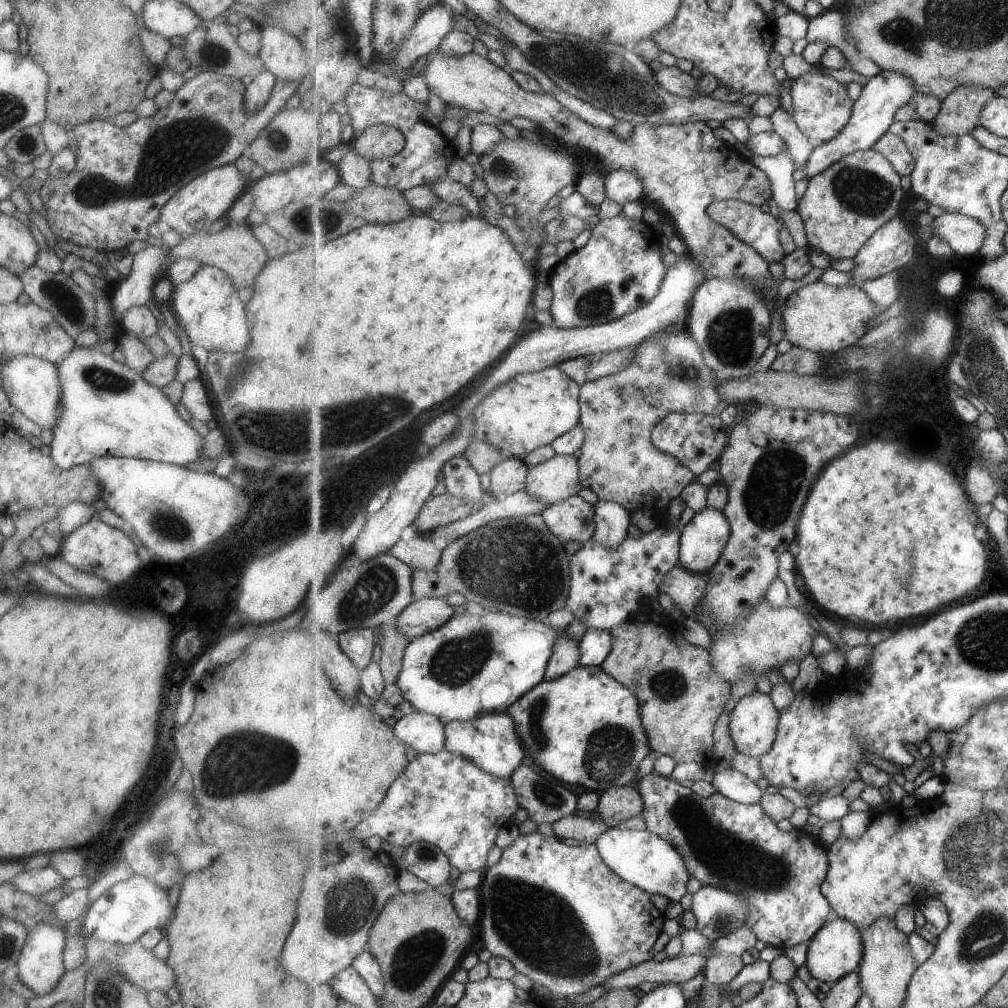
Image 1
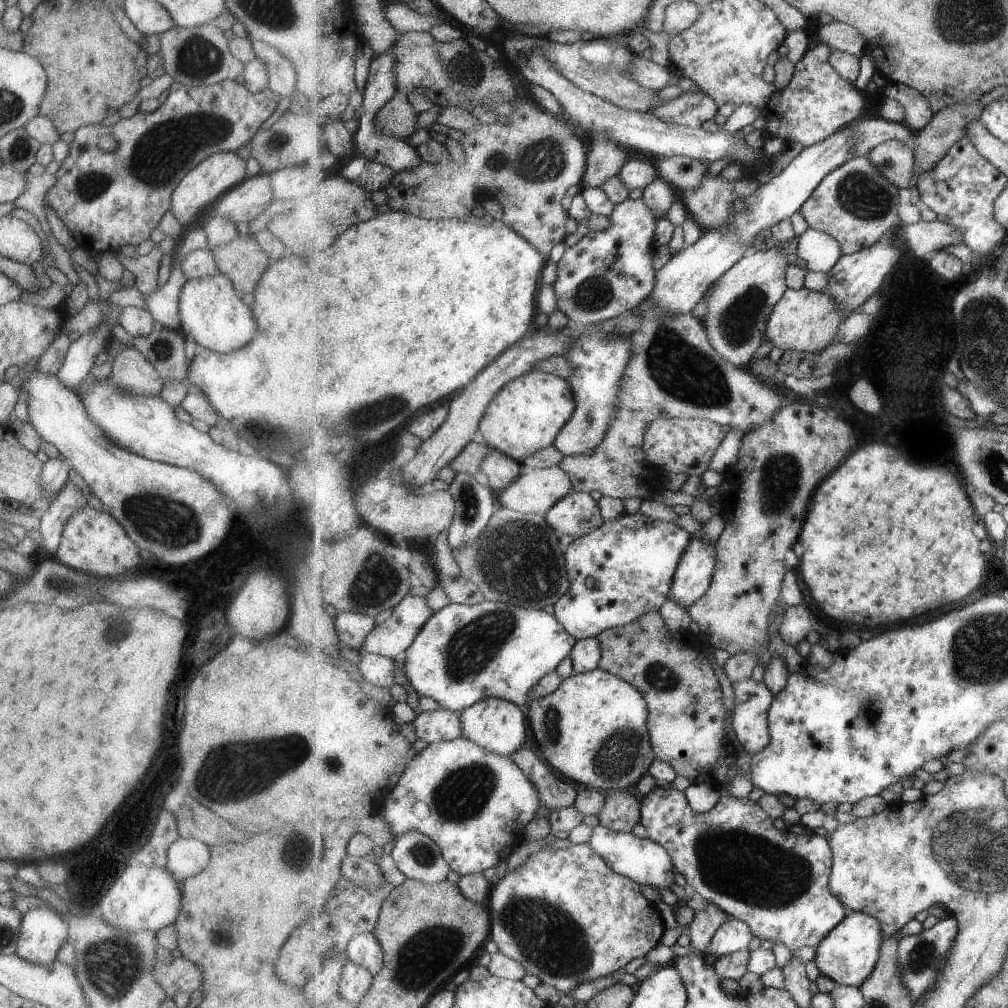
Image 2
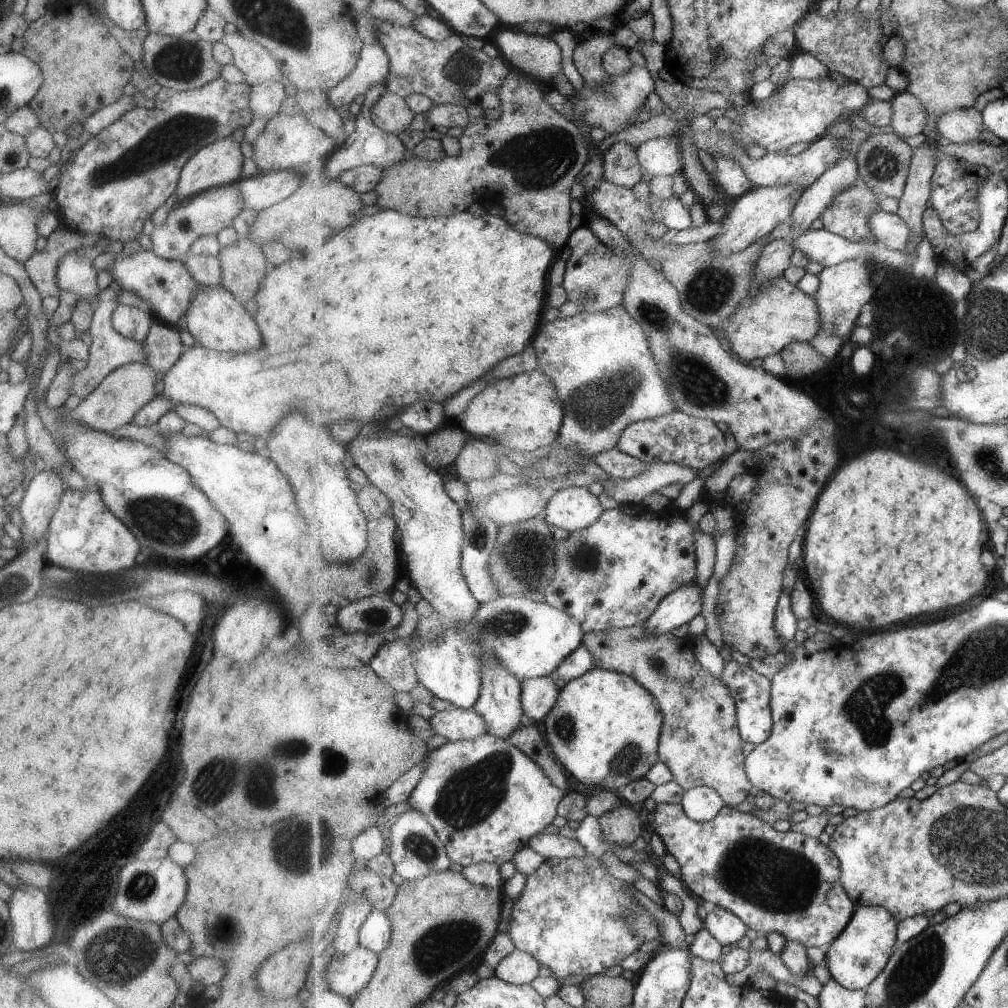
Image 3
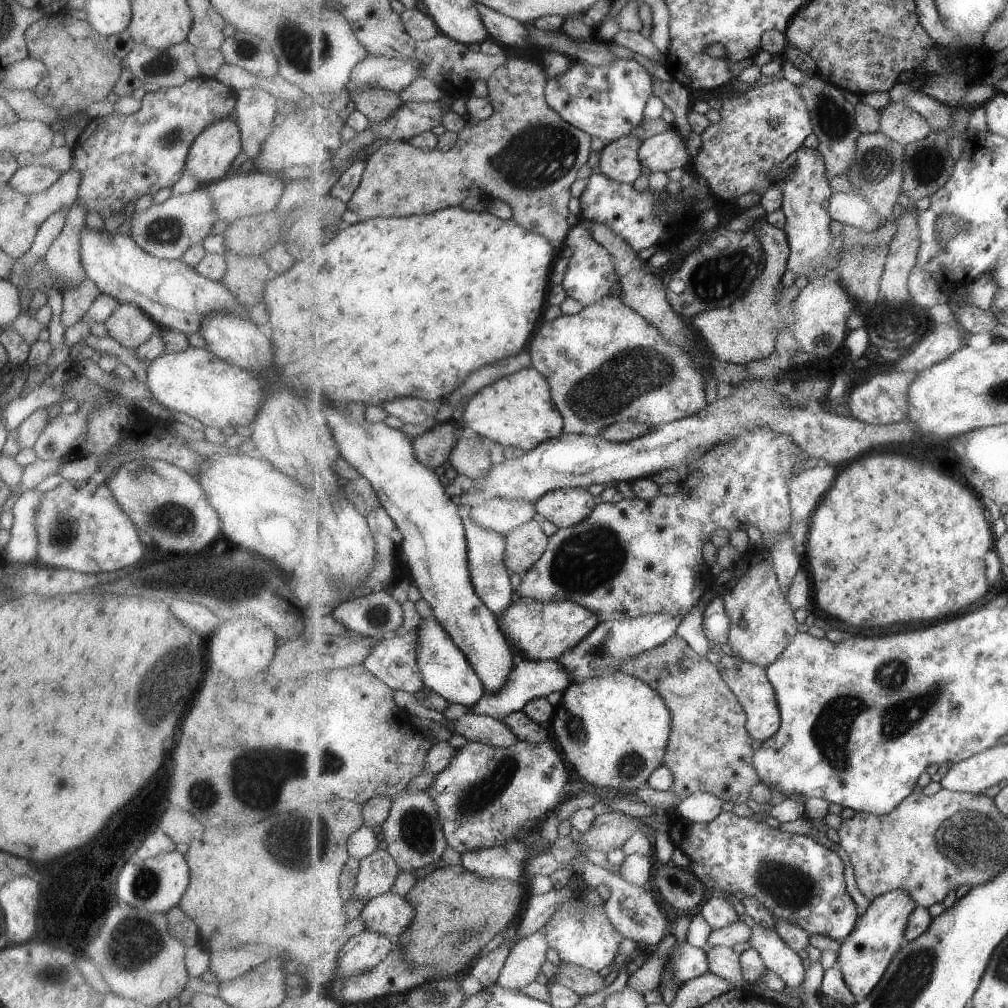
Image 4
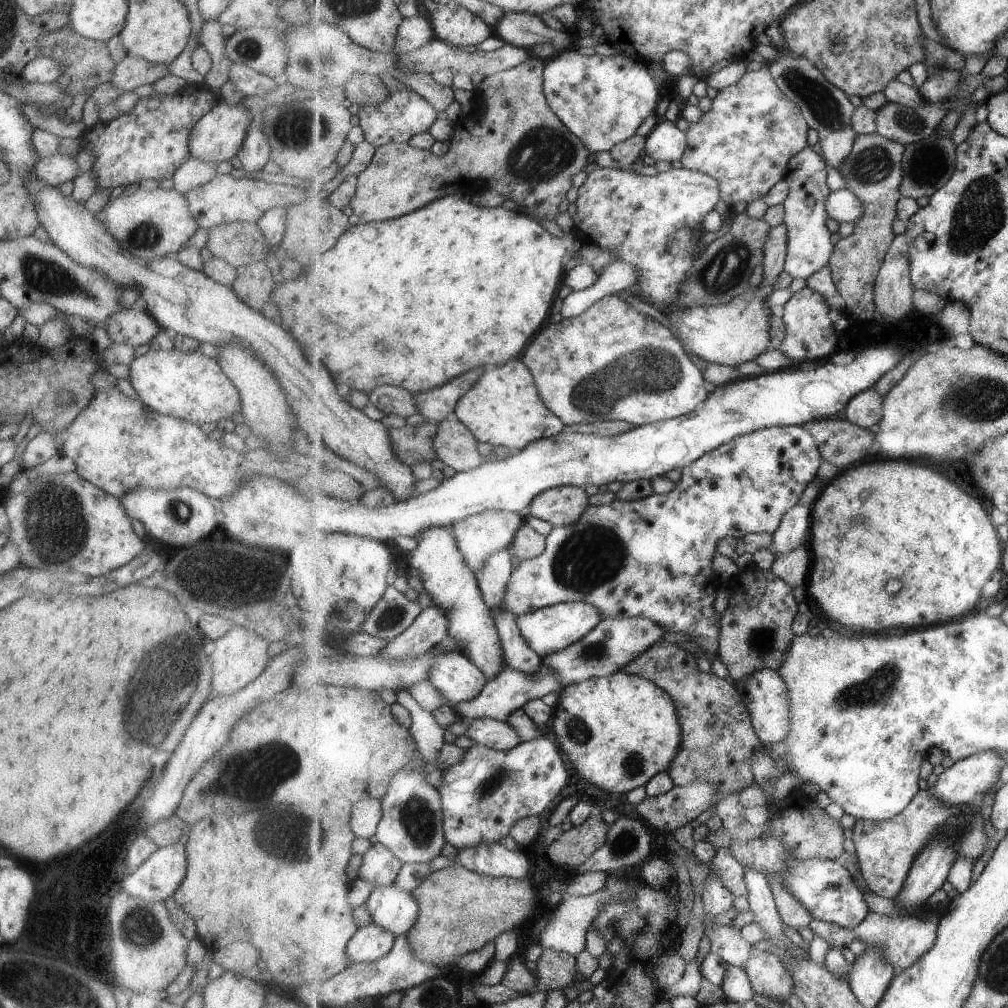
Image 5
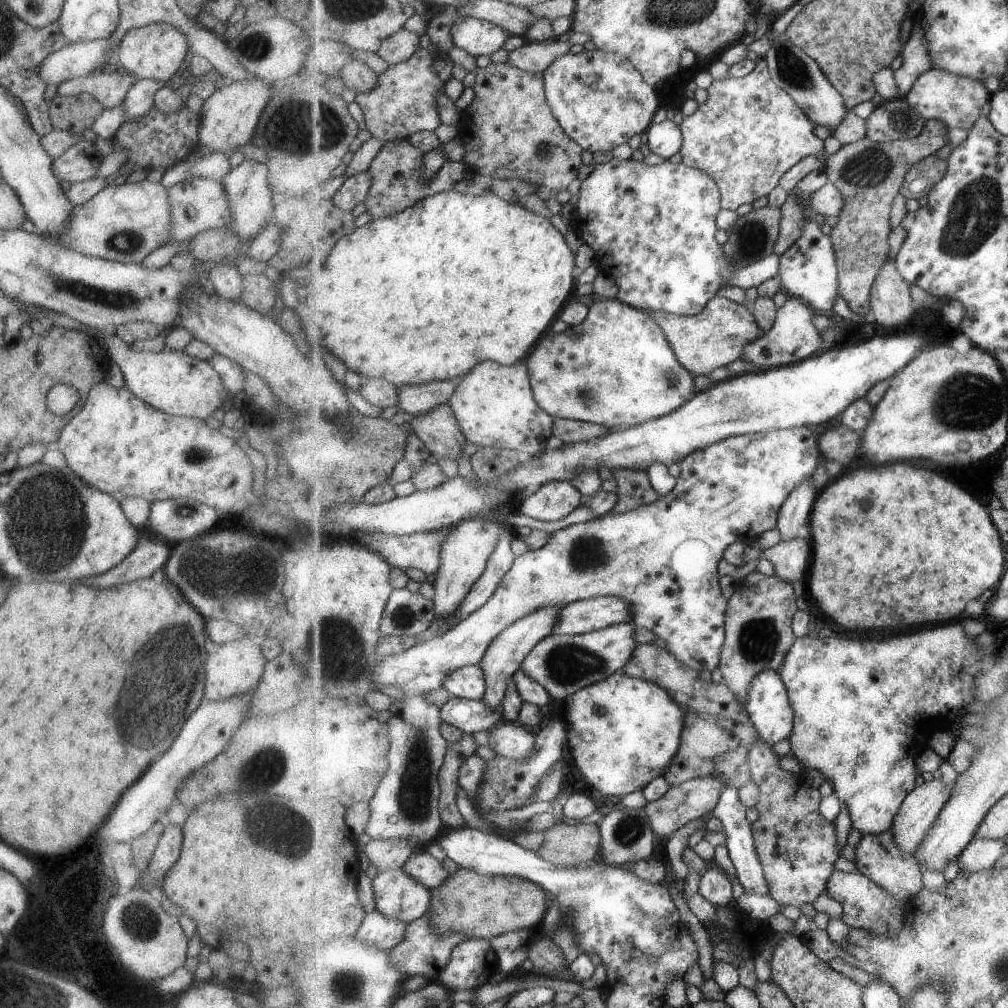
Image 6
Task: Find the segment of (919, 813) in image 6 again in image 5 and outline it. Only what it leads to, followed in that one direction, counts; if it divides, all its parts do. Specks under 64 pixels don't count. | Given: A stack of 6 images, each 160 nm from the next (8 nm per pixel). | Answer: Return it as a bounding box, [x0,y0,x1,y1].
[928,751,1004,806]

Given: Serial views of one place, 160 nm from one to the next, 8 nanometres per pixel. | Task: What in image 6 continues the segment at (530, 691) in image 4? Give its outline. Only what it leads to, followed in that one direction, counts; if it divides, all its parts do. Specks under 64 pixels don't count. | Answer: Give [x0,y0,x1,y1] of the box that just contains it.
[441,696,504,734]

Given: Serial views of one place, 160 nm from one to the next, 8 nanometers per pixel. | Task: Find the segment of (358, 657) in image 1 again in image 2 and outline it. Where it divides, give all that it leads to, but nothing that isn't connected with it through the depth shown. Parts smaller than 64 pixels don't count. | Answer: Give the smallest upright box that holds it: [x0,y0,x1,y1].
[335,612,377,650]

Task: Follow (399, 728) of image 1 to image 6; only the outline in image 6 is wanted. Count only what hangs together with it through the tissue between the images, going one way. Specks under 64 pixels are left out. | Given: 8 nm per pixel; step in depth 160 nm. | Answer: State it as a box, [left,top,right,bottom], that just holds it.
[487,724,536,761]

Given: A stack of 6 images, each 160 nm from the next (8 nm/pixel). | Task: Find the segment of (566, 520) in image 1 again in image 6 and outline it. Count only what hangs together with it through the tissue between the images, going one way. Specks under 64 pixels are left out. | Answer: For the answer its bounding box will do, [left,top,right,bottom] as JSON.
[520,481,583,520]

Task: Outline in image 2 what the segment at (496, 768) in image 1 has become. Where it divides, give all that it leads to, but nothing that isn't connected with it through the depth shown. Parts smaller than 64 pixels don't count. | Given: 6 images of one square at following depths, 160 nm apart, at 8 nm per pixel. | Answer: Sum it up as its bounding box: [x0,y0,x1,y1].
[461,697,529,757]

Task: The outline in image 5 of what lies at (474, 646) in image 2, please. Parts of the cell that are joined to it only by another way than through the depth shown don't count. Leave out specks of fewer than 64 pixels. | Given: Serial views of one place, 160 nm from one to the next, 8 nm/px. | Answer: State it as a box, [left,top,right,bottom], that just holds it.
[428,601,602,705]

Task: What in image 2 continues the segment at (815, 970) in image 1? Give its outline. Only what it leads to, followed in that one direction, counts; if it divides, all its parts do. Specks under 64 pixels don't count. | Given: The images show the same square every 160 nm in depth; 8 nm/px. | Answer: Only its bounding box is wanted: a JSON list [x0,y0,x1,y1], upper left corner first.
[815,911,885,987]

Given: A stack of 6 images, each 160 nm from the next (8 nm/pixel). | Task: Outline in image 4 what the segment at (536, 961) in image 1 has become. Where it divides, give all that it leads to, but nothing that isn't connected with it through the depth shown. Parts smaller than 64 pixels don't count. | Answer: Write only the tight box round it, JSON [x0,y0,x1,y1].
[537,894,626,972]

